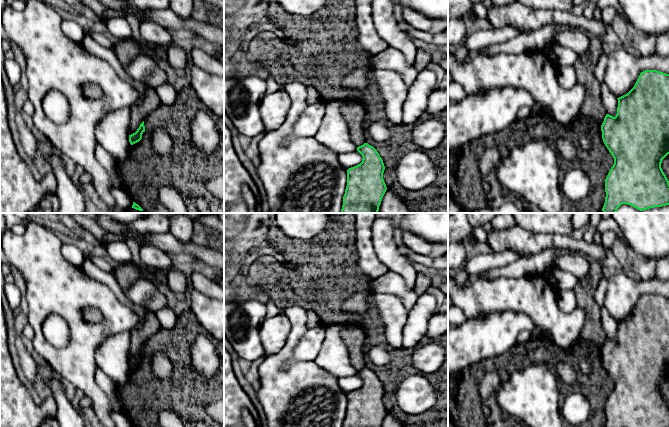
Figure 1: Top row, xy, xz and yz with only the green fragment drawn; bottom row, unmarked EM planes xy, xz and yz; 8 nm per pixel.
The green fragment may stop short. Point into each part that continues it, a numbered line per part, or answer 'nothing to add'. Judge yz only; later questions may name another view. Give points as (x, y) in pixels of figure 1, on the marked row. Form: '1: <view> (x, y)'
nothing to add

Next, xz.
nothing to add

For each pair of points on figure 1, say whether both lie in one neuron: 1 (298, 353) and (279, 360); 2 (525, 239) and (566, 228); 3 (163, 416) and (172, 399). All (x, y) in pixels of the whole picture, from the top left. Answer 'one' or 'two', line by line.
1: two
2: two
3: two

